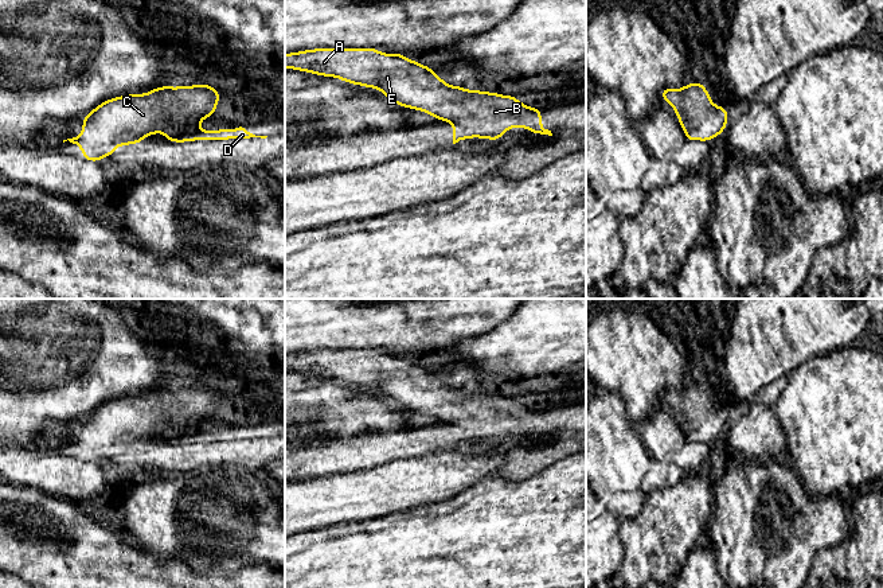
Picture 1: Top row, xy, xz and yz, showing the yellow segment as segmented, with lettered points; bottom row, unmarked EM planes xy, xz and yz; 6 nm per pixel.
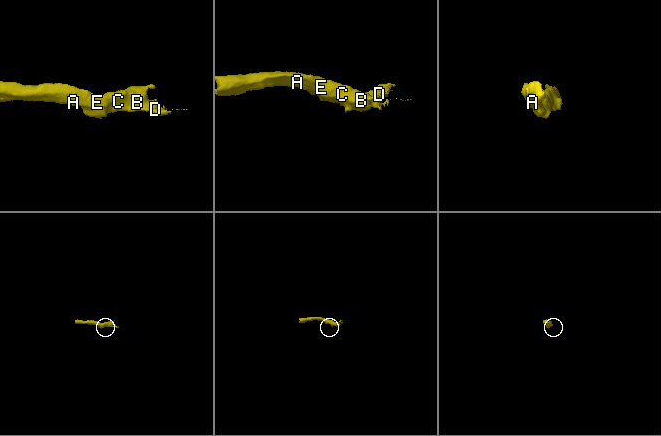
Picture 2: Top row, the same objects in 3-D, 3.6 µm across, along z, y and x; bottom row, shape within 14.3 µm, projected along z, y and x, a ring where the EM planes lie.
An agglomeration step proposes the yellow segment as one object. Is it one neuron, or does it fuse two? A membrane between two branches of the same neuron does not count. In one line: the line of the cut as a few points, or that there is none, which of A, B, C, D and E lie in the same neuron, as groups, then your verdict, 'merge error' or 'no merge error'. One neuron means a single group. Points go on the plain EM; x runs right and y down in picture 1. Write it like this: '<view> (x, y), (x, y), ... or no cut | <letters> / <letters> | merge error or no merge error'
no cut | A B C D E | no merge error

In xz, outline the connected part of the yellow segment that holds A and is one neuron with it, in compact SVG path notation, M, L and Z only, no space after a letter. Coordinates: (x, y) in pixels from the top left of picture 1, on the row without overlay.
M320 348L285 355L285 370L378 390L395 406L450 422L453 445L473 439L500 443L513 428L552 437L542 428L540 409L528 409L515 397L448 386L431 369L399 353L383 355L374 348Z

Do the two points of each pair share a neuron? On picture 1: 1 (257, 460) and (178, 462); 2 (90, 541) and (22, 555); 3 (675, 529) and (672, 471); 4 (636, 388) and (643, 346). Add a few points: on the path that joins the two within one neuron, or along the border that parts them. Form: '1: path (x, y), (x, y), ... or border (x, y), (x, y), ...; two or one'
1: path (237, 454), (198, 454); one
2: path (73, 556), (39, 556); one
3: border (683, 476), (669, 486), (652, 489), (645, 493); two
4: path (639, 377), (639, 366), (645, 359), (644, 357); one

